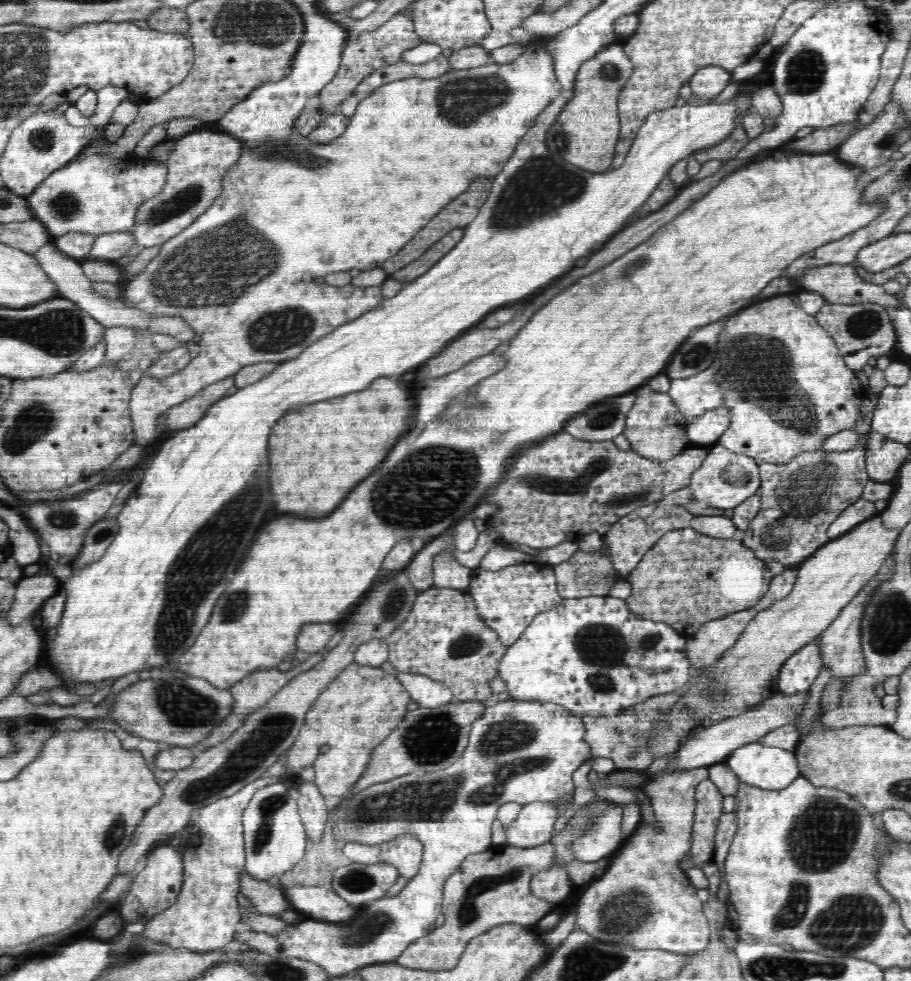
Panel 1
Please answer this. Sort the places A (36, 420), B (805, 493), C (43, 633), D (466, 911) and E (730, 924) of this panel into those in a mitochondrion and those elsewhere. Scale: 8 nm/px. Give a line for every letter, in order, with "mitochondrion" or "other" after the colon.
A: mitochondrion
B: mitochondrion
C: other
D: mitochondrion
E: other

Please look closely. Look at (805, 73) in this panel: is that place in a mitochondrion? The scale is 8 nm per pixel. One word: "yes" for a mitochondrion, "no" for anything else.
yes

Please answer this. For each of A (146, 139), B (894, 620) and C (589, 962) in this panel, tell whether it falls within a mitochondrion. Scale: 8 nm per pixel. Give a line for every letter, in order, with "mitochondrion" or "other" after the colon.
A: other
B: mitochondrion
C: mitochondrion

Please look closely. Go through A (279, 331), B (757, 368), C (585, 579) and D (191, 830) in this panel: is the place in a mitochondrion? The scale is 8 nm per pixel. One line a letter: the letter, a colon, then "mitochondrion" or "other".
A: mitochondrion
B: mitochondrion
C: mitochondrion
D: other

